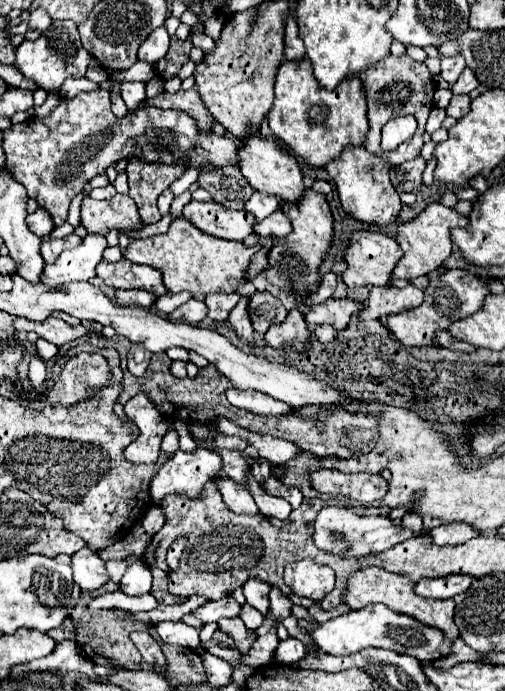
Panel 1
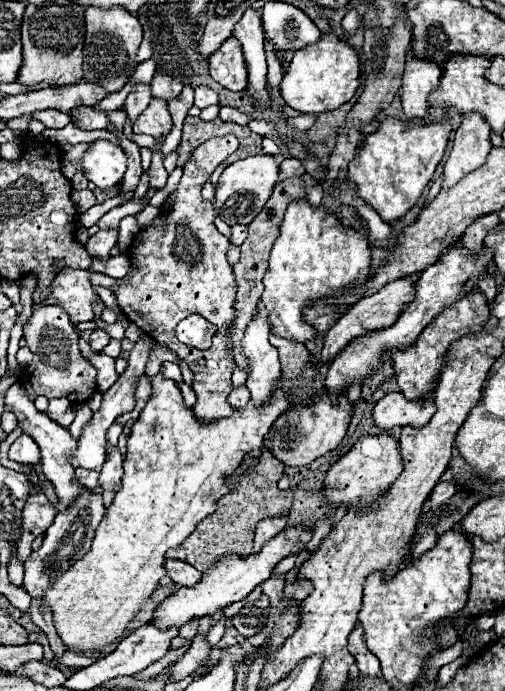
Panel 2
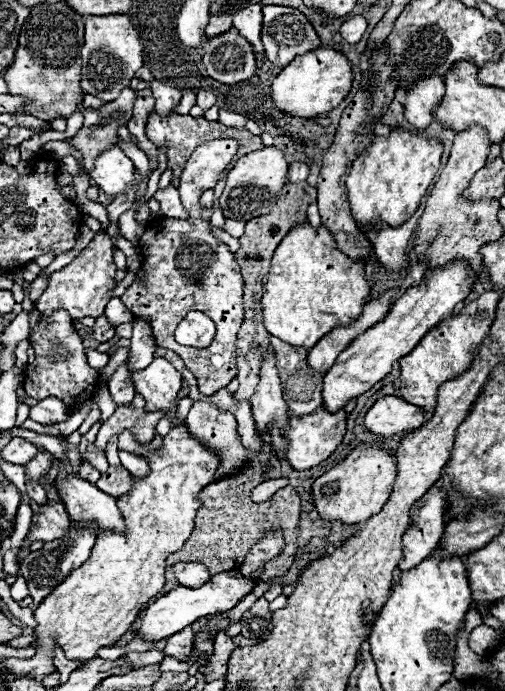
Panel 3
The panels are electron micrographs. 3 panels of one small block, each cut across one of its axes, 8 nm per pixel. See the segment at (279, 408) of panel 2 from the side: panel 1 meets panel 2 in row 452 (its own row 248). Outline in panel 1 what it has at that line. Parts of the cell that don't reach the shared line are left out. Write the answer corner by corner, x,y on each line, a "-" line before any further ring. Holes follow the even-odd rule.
178,216
172,220
170,230
160,236
136,238
128,244
124,258
136,264
146,264
162,272
164,286
168,292
188,290
196,298
204,298
212,292
236,292
236,286
244,284
244,268
248,268
248,260
256,254
256,248
246,248
242,242
222,240
210,236
196,228
186,218

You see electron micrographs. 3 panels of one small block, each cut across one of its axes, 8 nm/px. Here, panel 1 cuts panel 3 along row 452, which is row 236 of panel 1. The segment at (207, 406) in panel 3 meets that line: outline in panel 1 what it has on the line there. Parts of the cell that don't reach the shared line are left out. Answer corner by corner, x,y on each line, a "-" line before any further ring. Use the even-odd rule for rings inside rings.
192,200
184,206
182,214
192,224
200,226
202,232
228,240
244,240
248,234
254,232
254,224
256,224
256,218
250,212
230,210
214,200
208,202

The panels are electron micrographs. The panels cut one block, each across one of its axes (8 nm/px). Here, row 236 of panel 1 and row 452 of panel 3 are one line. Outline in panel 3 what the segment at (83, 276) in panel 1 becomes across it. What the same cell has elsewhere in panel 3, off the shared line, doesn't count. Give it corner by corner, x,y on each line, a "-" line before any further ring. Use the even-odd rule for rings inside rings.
88,444
86,454
84,454
84,462
92,464
92,466
94,466
96,470
100,470
100,472
106,472
106,468
108,468
106,454
104,454
100,448
96,448
96,444

